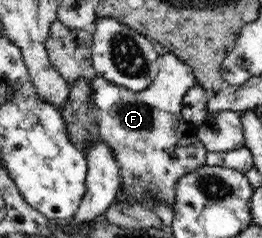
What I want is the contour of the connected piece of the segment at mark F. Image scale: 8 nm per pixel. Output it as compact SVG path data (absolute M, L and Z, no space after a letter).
M169 51L159 56L157 62L159 63L158 76L148 88L140 92L132 92L105 78L96 77L91 82L92 100L95 104L94 114L96 114L99 134L104 143L108 143L108 148L112 149L114 159L118 163L121 188L130 195L134 195L134 199L144 206L146 203L157 205L160 201L164 201L173 210L176 181L184 174L206 165L207 153L197 137L198 125L184 120L184 115L181 113L184 94L196 84L192 67Z

